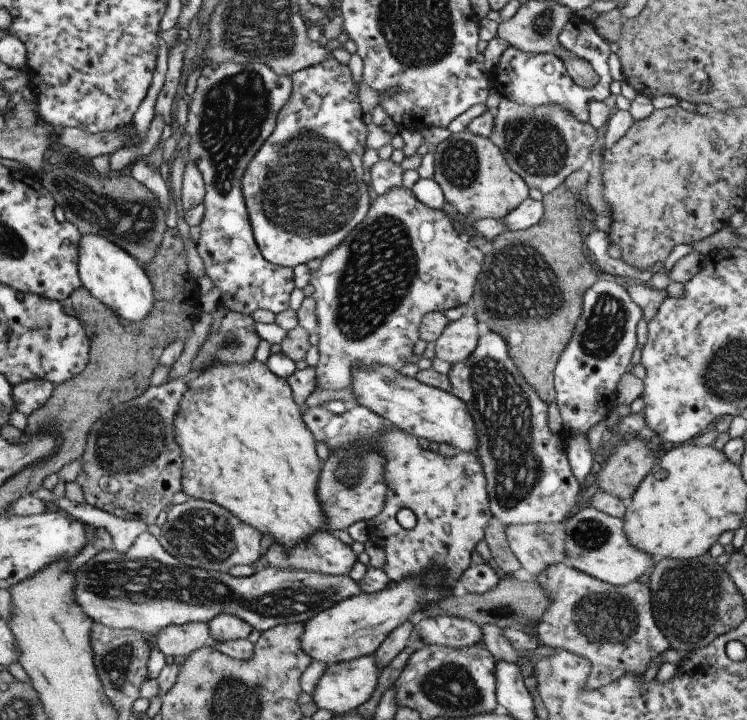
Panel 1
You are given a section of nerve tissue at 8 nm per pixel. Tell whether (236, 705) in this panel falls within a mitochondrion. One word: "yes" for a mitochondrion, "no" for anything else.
yes

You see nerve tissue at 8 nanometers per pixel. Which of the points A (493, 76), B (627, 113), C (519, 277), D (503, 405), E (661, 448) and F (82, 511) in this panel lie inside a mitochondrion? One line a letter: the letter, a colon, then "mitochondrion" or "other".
A: other
B: other
C: mitochondrion
D: mitochondrion
E: other
F: other

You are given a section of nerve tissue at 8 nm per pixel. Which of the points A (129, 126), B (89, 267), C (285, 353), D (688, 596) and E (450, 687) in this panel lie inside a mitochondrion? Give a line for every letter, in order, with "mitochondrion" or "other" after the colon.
A: other
B: other
C: other
D: mitochondrion
E: mitochondrion

